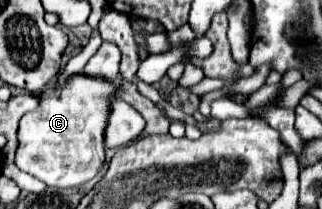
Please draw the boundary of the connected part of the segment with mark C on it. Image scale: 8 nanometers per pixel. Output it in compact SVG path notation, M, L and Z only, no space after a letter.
M74 75L64 87L46 89L40 95L40 107L32 113L22 115L18 127L18 149L16 167L38 177L48 187L78 187L88 183L104 165L104 127L108 117L110 99L114 97L116 83L104 83L102 79L92 79L86 75Z

